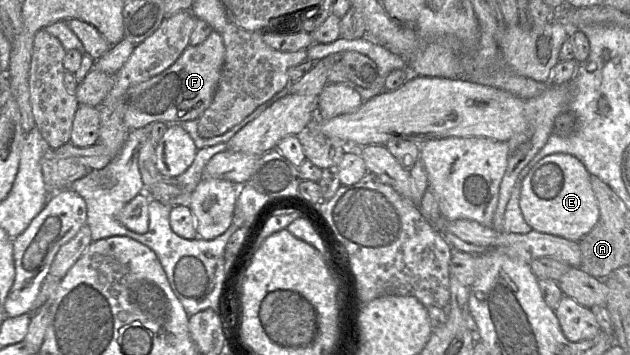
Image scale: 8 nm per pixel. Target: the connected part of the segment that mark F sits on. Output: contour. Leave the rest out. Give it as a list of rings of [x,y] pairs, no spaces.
[[[212,30],[199,45],[188,45],[172,66],[127,91],[122,101],[125,125],[129,130],[136,130],[155,122],[176,124],[197,120],[213,99],[224,59],[224,42],[221,33],[217,31]]]

